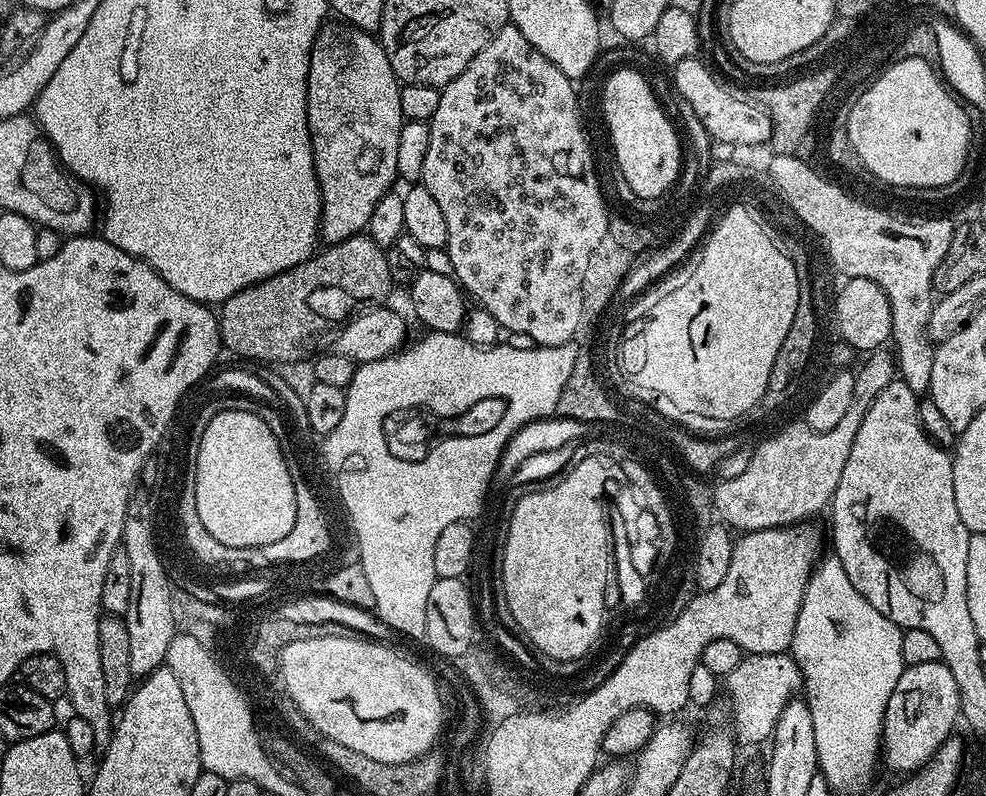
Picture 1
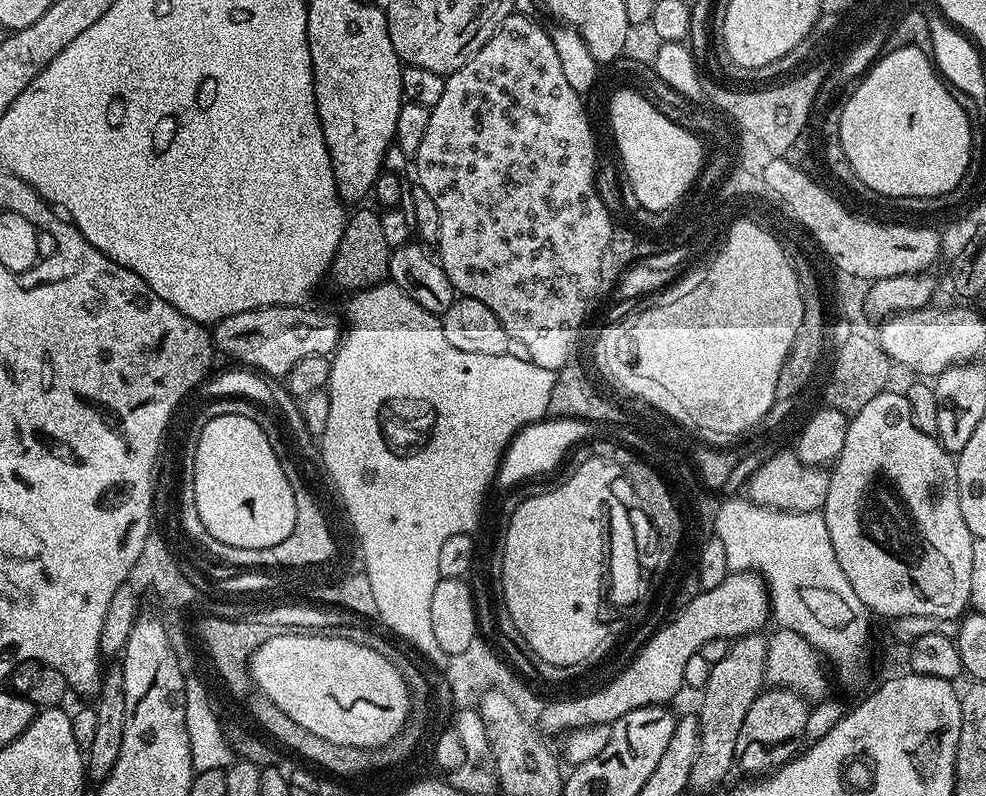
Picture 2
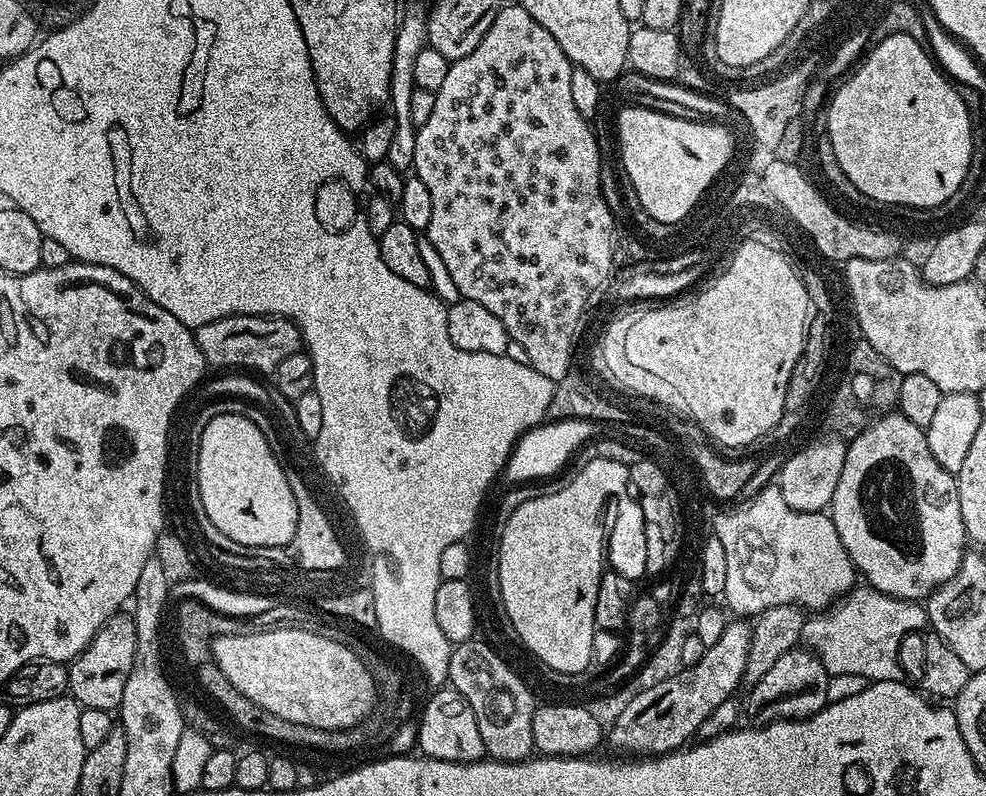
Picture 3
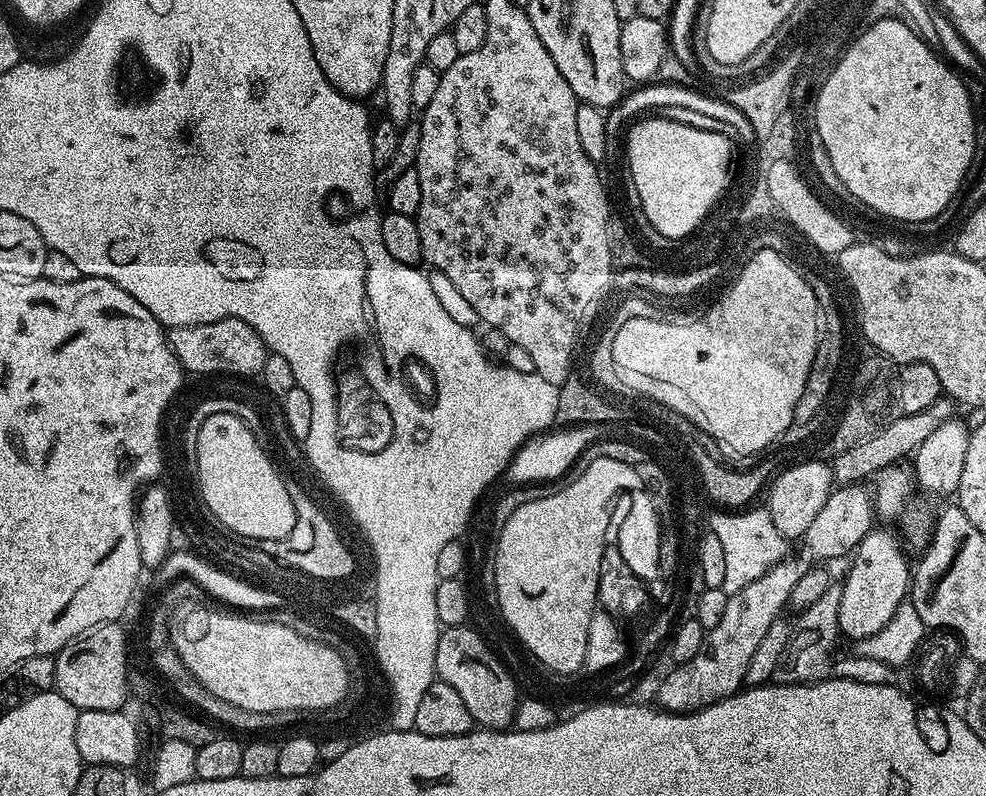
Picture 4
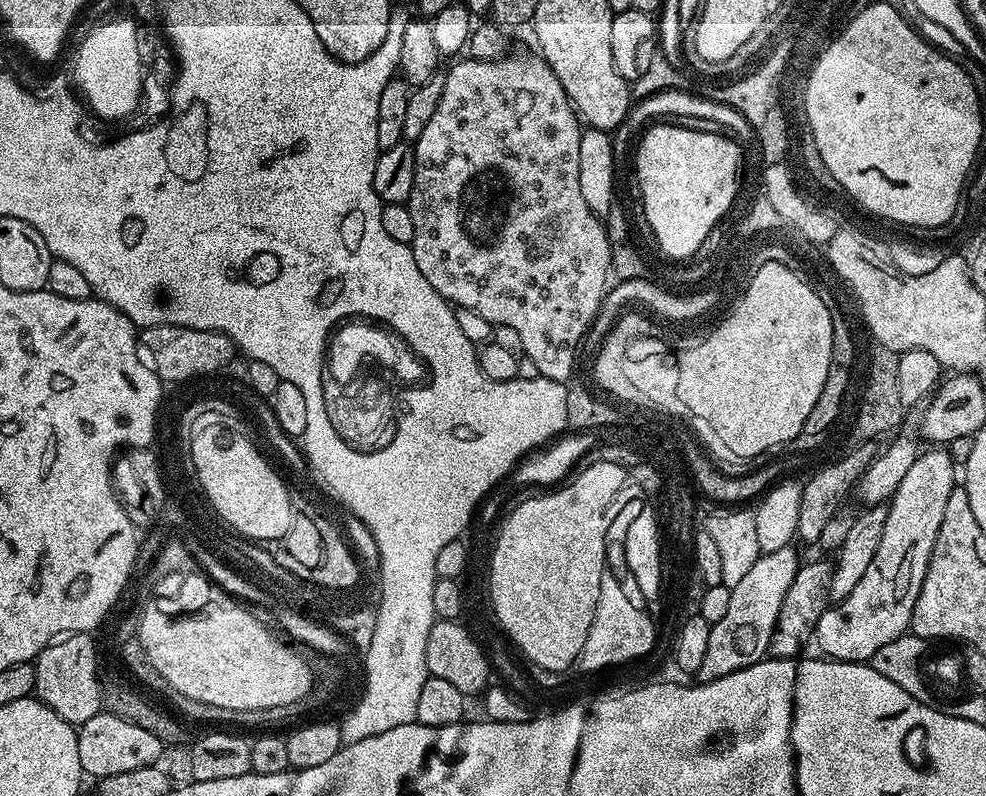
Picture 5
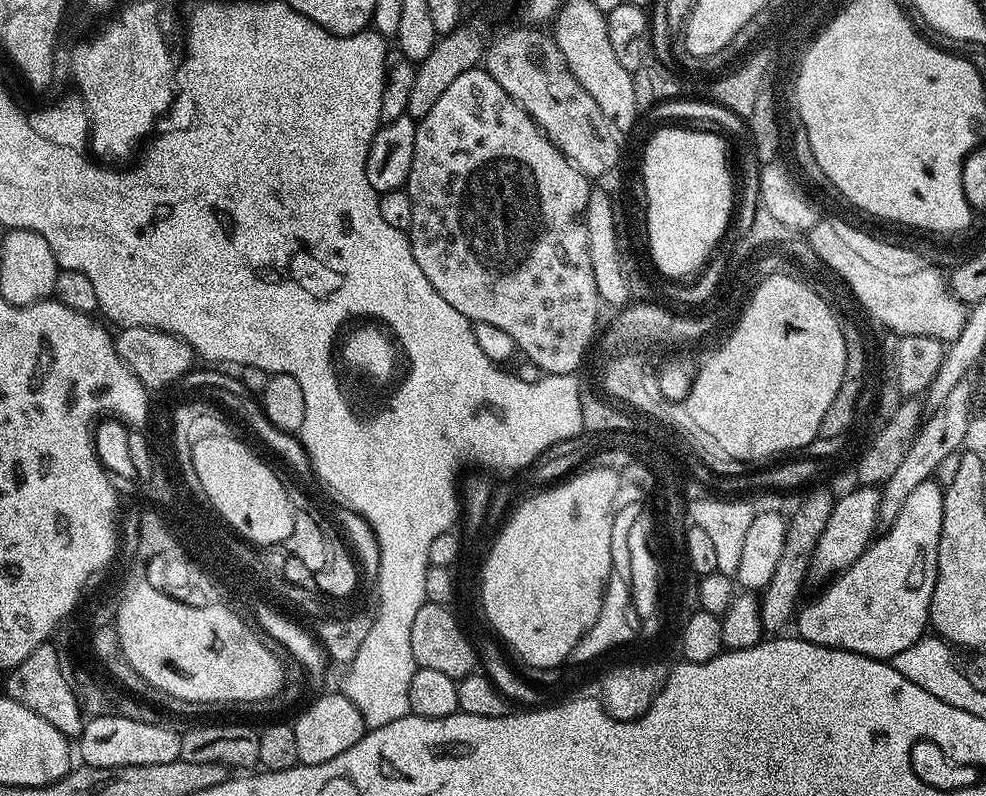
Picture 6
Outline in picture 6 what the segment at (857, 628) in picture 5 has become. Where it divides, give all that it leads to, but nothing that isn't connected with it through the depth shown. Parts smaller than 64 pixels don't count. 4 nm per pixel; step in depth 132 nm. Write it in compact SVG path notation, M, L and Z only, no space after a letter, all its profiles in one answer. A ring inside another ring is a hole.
M928 479L915 487L903 503L897 520L883 534L877 535L867 550L845 572L839 573L817 600L812 600L799 609L794 620L794 628L796 626L800 631L797 632L799 639L827 648L841 648L854 654L869 656L871 660L885 662L902 654L902 650L907 650L909 646L914 646L914 642L918 642L920 637L925 635L930 624L928 611L938 574L943 505L944 488L934 479Z

